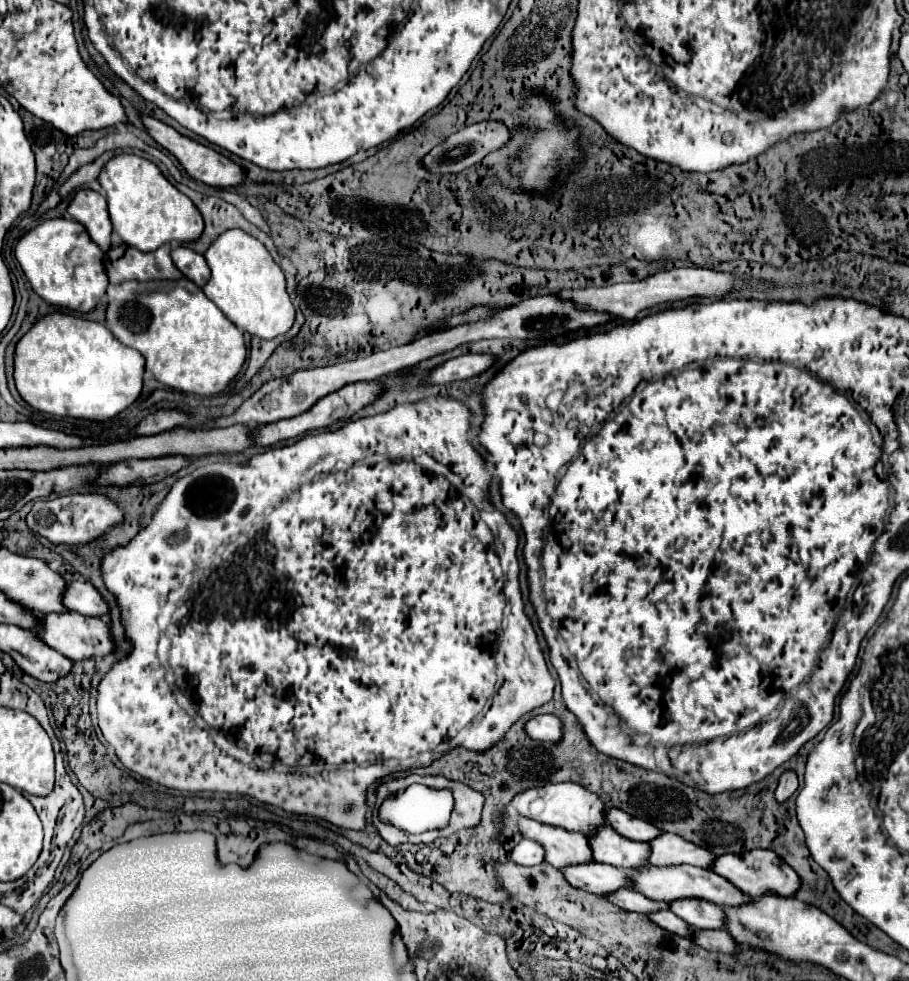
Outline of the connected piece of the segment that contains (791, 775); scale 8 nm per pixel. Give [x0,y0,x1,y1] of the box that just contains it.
[776,771,798,803]

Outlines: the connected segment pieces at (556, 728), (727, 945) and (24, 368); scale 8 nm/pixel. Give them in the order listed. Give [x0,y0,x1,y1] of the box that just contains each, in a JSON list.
[[524,715,562,741],[692,929,738,953],[14,311,144,419]]

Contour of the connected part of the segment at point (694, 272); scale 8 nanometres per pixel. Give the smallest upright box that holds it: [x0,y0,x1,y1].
[556,267,738,319]

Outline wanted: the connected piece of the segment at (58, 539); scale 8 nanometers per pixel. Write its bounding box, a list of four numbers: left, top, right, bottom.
[26,493,124,545]

